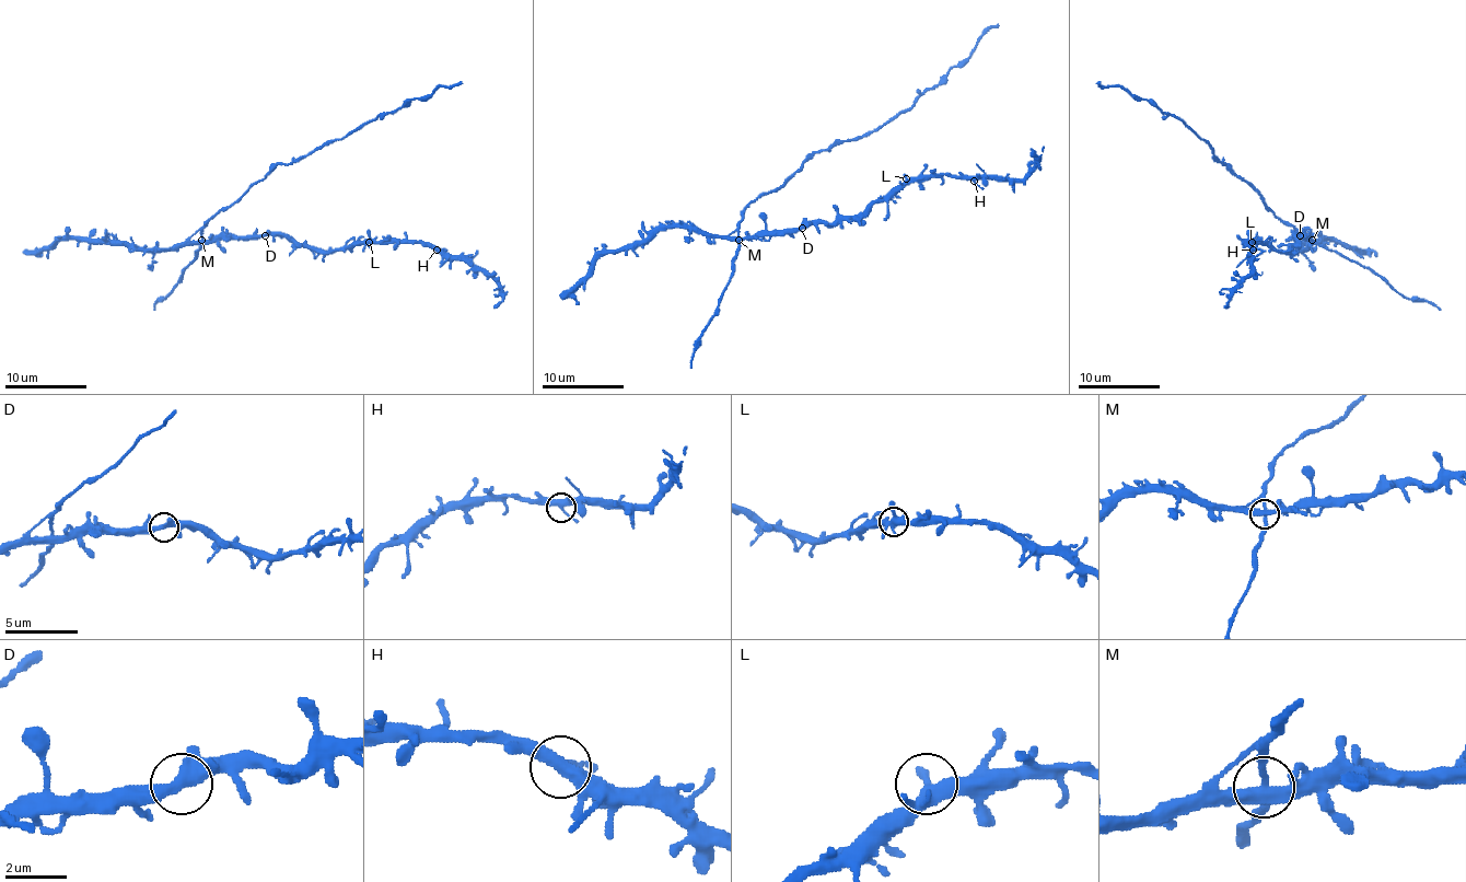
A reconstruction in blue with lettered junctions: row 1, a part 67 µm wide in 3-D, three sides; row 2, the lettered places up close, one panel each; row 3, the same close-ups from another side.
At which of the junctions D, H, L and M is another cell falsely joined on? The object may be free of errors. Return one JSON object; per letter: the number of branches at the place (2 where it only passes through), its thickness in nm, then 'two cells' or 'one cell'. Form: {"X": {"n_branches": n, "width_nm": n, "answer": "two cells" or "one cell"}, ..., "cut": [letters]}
{"D": {"n_branches": 4, "width_nm": 340, "answer": "one cell"}, "H": {"n_branches": 3, "width_nm": 360, "answer": "one cell"}, "L": {"n_branches": 4, "width_nm": 400, "answer": "one cell"}, "M": {"n_branches": 4, "width_nm": 360, "answer": "one cell"}, "cut": []}

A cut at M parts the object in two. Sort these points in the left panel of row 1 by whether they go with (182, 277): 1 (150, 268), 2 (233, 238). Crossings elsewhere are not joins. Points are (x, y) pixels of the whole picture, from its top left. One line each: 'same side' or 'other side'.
1: other side
2: other side

